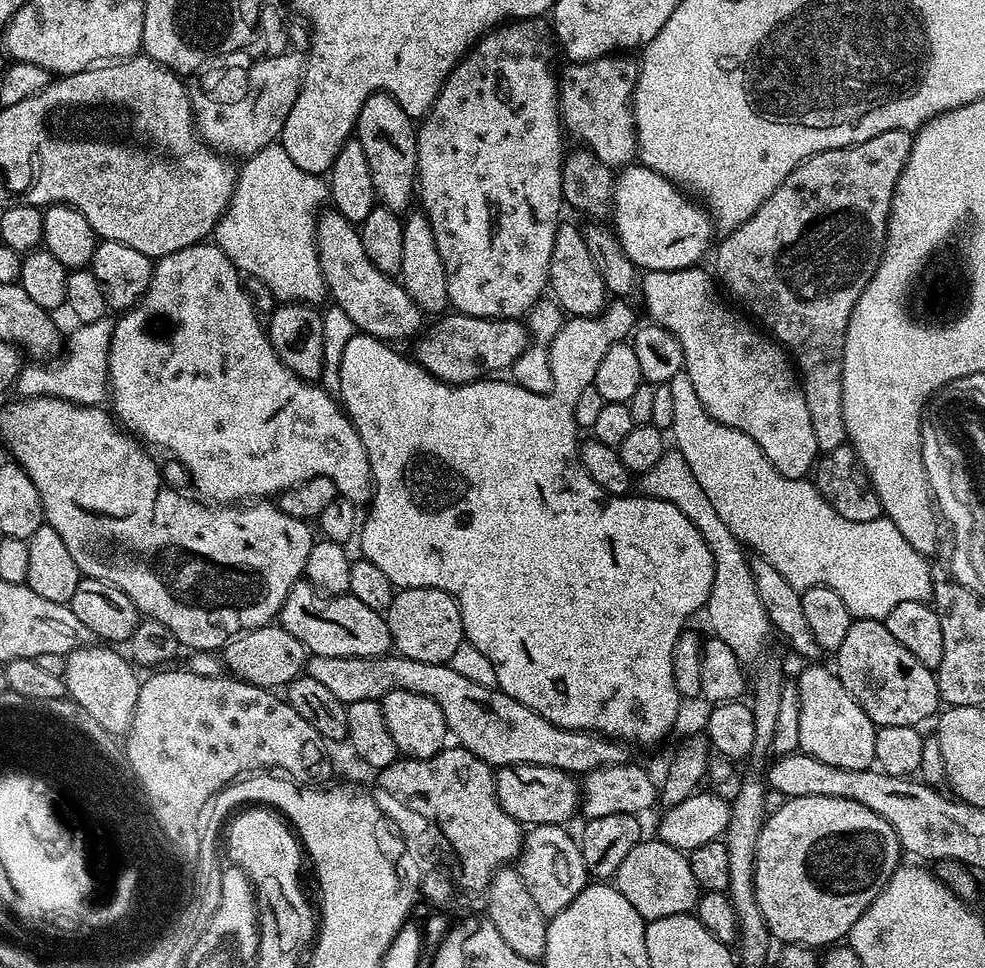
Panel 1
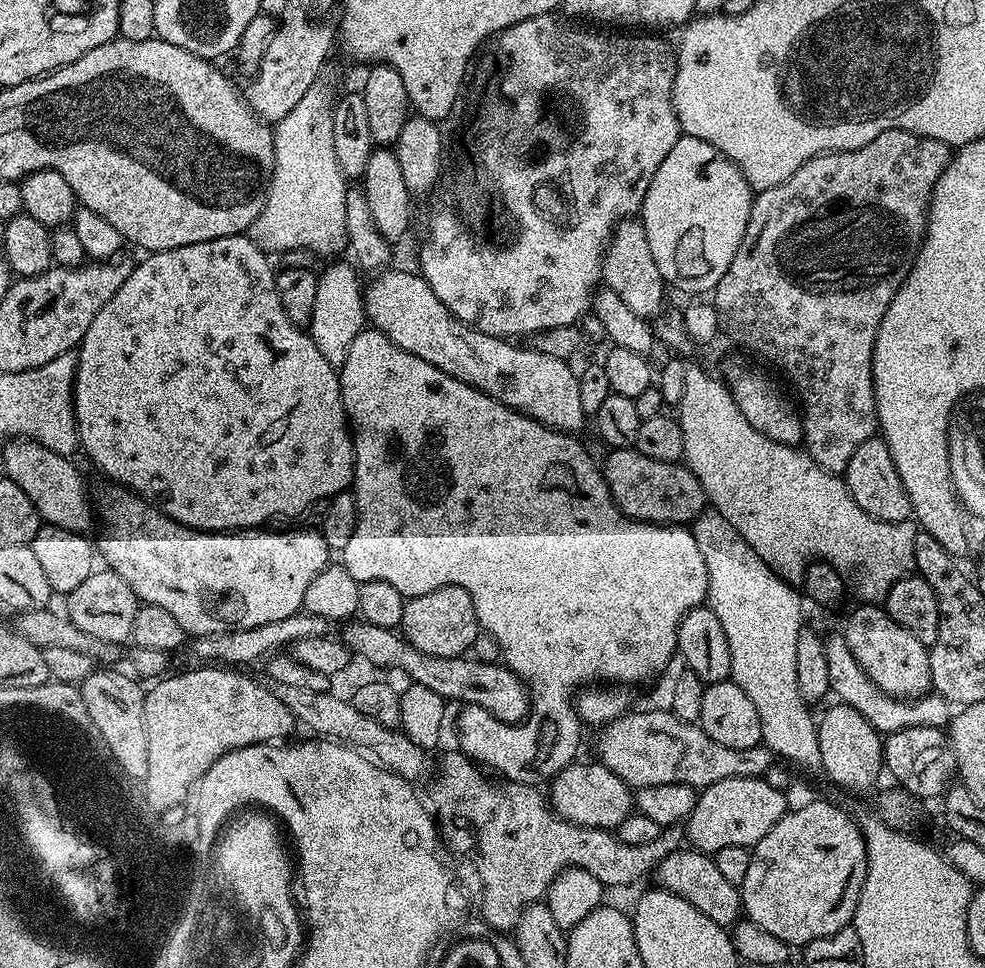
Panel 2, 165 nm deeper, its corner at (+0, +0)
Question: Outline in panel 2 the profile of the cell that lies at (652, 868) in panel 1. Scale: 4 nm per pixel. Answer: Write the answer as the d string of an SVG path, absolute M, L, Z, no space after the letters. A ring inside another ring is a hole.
M688 846L681 847L679 852L670 854L656 867L654 876L655 879L660 879L657 880L659 887L686 898L690 906L702 910L702 914L706 914L710 922L718 922L718 926L722 926L725 930L731 929L736 921L741 919L742 905L739 887L730 883L718 871L716 861L709 853L693 850Z

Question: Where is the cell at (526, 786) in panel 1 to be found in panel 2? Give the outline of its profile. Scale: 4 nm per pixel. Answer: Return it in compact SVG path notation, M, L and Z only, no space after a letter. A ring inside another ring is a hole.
M573 762L561 770L550 781L550 803L552 811L558 813L564 820L572 824L586 826L587 828L603 828L605 830L619 829L620 823L633 815L634 792L628 784L614 774L604 764L580 764Z

